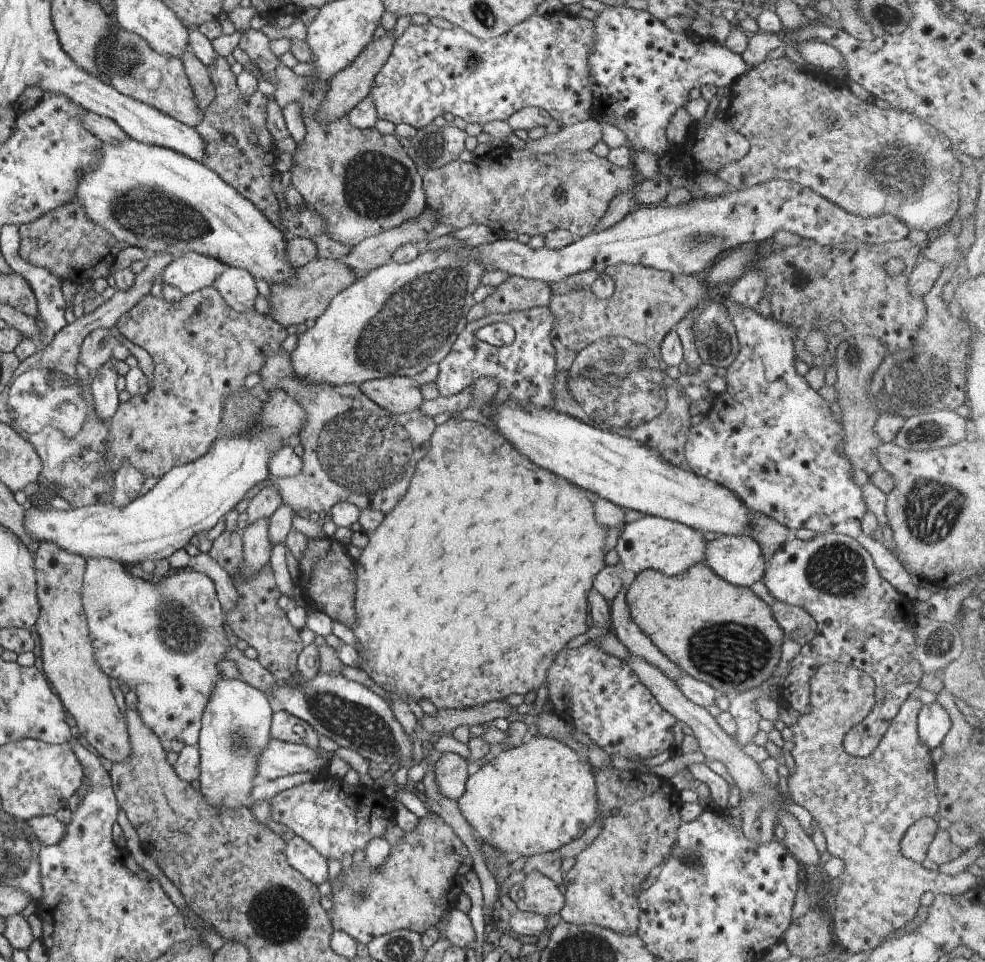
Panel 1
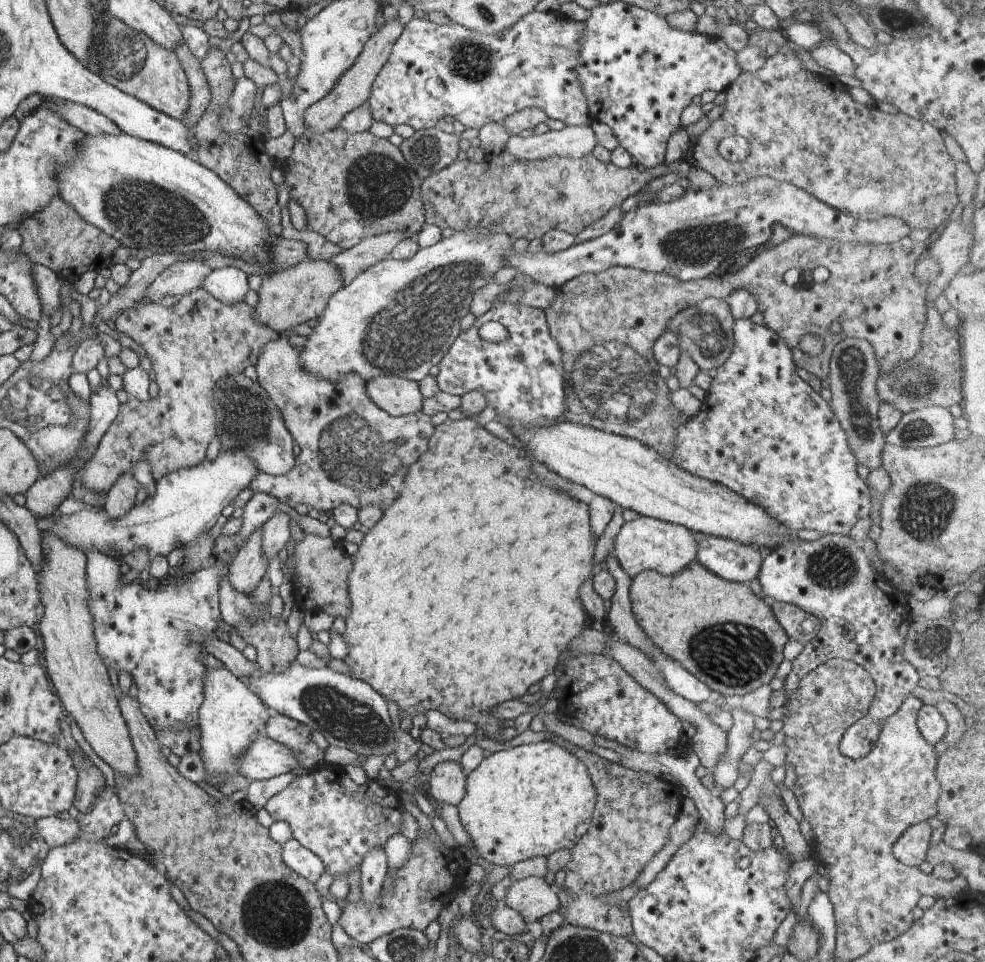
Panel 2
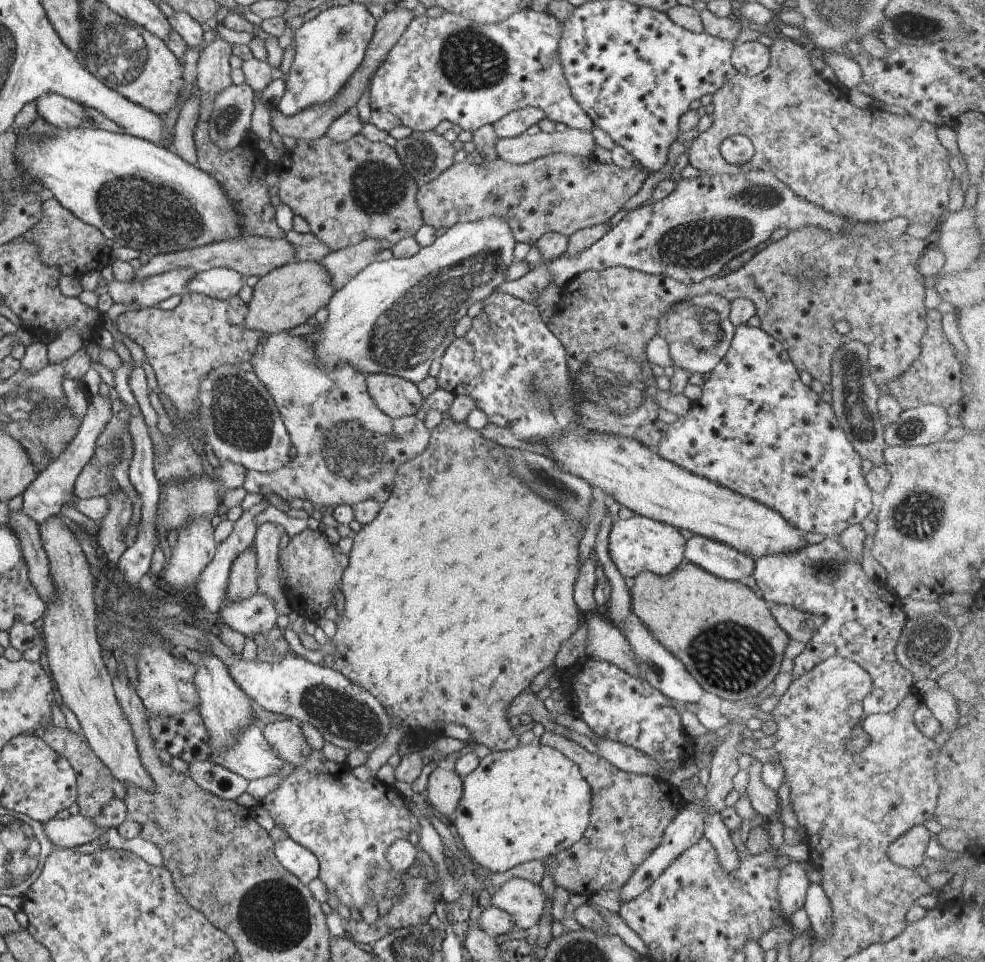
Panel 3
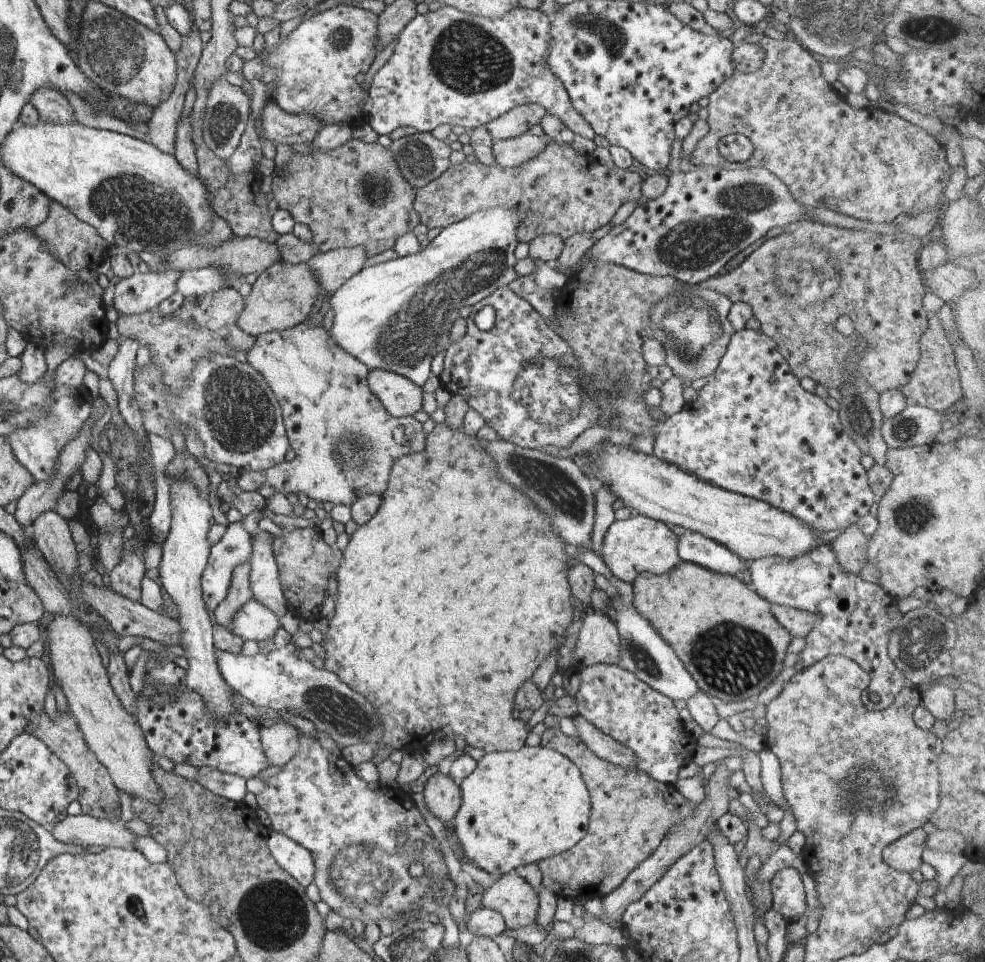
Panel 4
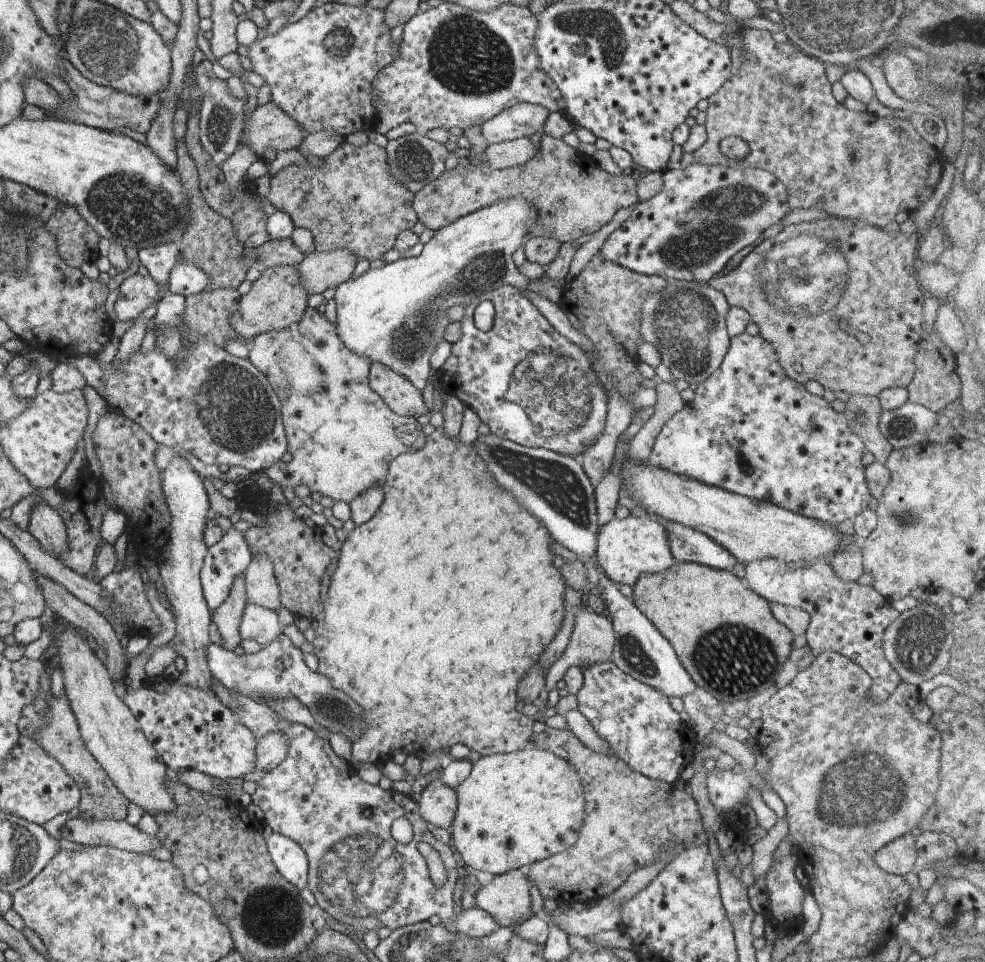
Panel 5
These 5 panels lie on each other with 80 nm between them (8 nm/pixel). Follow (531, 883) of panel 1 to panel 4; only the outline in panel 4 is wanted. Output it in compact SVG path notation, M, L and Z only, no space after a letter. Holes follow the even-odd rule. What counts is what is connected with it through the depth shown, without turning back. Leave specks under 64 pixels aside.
M506 873L483 895L481 903L498 911L508 929L532 928L537 920L539 898L531 884L518 873Z

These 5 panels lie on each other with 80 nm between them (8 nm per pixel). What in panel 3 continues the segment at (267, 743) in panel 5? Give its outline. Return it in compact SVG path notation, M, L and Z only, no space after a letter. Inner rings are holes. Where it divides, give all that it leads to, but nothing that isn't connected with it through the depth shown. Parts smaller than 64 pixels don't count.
M296 720L270 722L262 725L262 731L271 747L274 747L286 762L300 766L306 760L310 746Z

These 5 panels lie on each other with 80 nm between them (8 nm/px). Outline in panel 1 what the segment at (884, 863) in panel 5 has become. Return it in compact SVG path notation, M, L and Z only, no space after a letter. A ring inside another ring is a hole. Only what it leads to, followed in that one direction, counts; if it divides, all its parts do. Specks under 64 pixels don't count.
M926 817L915 822L901 840L901 853L906 858L921 863L926 858L926 852L937 831L938 823L933 817Z

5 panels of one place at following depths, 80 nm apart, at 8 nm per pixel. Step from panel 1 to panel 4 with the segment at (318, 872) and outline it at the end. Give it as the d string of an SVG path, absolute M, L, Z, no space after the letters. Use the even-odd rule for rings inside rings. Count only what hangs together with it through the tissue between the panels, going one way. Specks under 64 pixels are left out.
M274 830L268 833L267 845L274 860L305 889L313 882L315 862L307 848Z

